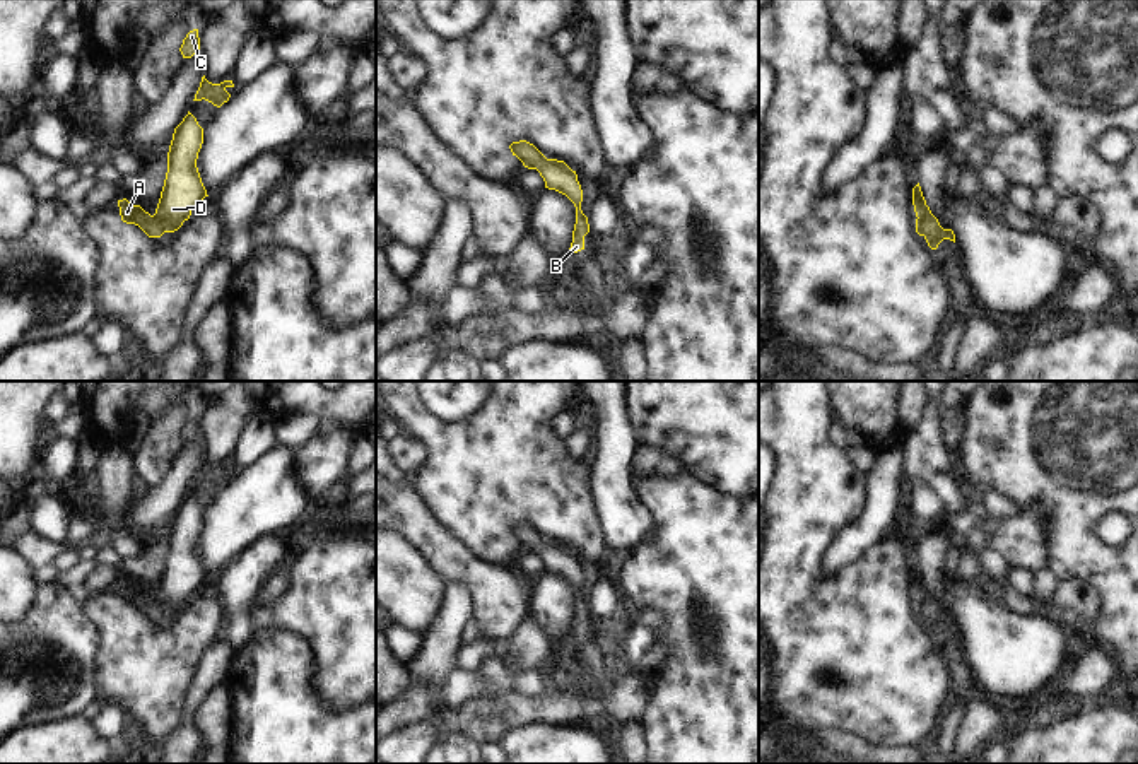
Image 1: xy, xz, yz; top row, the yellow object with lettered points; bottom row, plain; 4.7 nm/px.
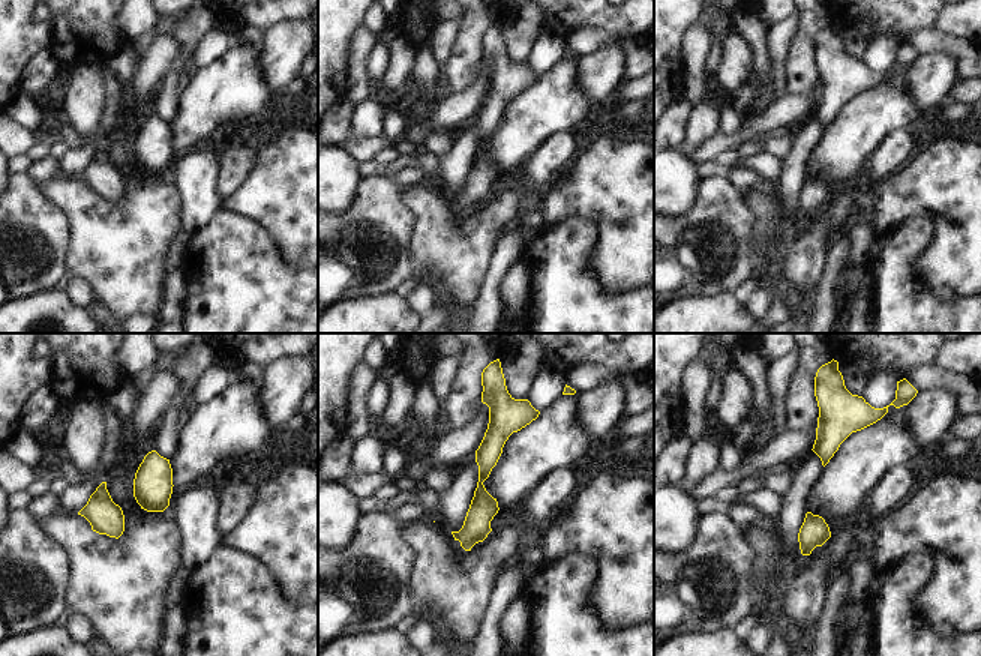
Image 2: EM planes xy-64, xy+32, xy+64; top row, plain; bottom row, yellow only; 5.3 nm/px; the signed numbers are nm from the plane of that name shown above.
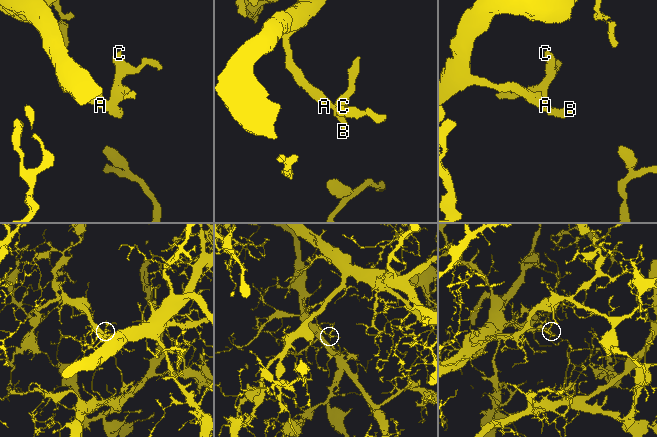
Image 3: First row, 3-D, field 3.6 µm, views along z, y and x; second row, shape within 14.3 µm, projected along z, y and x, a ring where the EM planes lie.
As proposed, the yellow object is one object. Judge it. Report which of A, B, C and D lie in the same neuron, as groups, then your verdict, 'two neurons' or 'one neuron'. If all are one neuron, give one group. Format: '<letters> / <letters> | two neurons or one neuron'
A B C D | one neuron

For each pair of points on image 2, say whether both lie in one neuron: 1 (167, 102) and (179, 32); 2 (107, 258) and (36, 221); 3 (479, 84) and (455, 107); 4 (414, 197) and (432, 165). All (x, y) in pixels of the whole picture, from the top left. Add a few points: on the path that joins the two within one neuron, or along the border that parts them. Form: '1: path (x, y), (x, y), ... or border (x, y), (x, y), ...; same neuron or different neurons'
1: path (168, 84), (183, 50); same neuron
2: border (54, 204), (68, 222), (68, 273); different neurons
3: path (474, 90), (461, 104); same neuron
4: border (426, 179), (432, 185); different neurons

